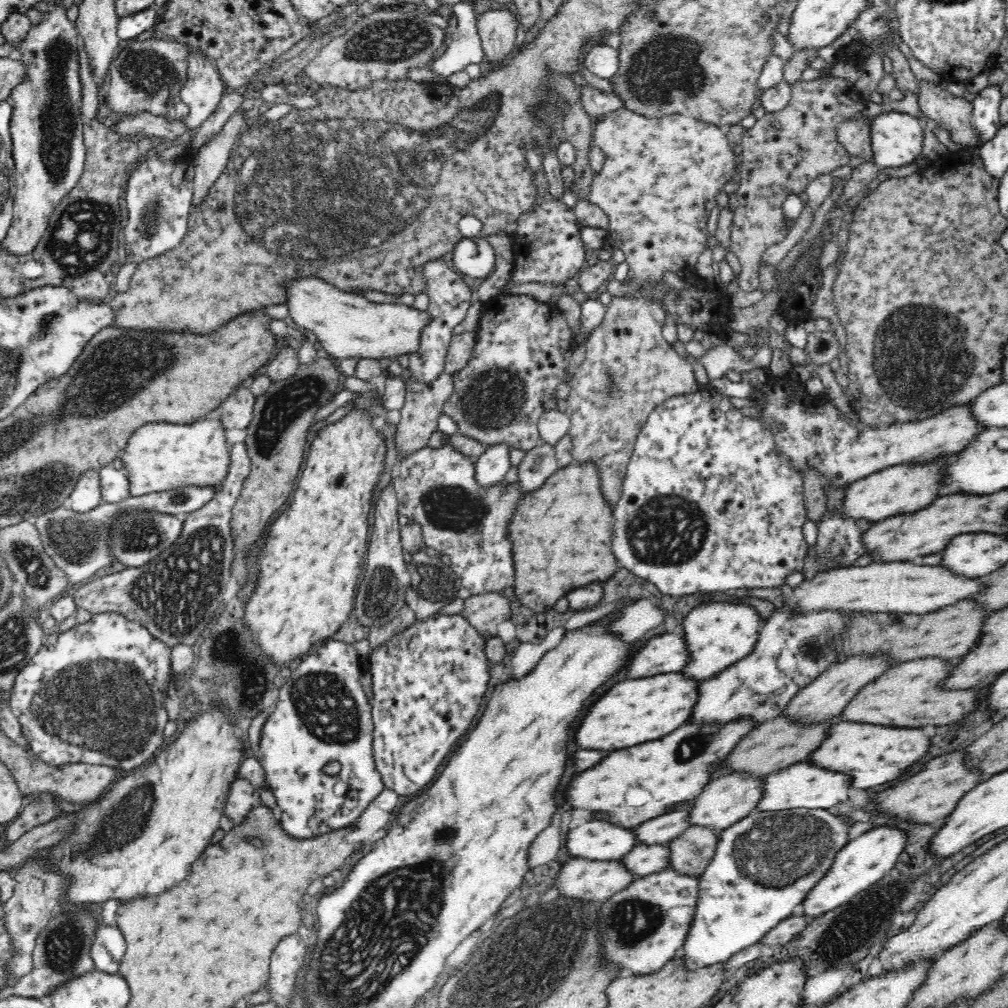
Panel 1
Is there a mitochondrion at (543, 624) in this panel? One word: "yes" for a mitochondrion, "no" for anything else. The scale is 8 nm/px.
no

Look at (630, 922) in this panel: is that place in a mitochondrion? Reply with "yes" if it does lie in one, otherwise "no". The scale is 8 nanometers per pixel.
yes

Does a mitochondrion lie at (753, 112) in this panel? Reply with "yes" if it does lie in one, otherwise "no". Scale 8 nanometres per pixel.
no

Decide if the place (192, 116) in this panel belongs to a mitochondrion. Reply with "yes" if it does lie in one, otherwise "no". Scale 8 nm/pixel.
no

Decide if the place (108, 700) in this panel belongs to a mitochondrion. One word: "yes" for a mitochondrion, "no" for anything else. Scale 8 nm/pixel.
yes

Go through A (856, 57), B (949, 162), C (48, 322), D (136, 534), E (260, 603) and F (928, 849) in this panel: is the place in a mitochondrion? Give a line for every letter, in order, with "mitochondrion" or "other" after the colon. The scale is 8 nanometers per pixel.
A: other
B: other
C: mitochondrion
D: mitochondrion
E: other
F: other

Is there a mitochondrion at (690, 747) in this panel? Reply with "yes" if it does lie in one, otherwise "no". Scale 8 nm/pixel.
yes

